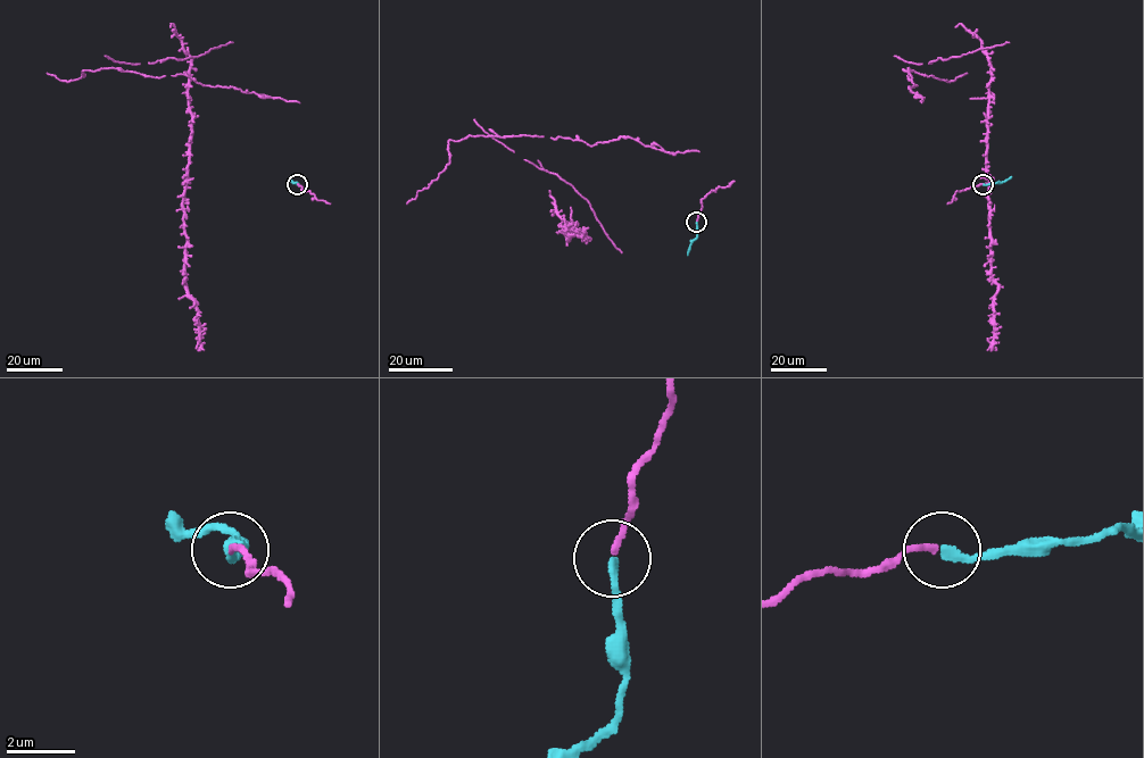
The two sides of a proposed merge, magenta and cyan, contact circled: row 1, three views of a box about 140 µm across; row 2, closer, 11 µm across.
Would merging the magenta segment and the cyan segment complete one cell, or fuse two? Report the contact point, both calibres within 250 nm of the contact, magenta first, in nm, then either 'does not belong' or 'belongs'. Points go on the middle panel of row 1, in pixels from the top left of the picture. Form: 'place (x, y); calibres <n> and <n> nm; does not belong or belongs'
place (696, 222); calibres 180 and 240 nm; belongs

